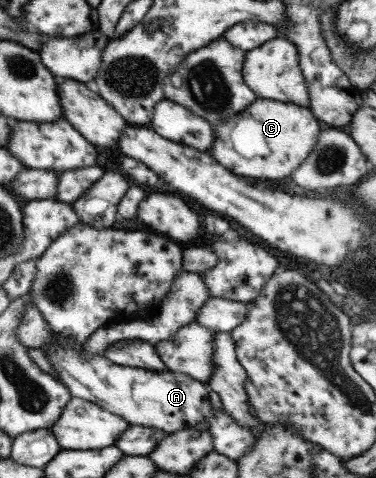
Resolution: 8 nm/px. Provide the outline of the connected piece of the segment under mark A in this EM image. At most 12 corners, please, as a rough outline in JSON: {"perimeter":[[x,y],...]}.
{"perimeter":[[65,229],[27,295],[71,397],[165,434],[206,421],[236,461],[255,435],[177,372],[85,340],[157,311],[182,270],[157,233]]}

